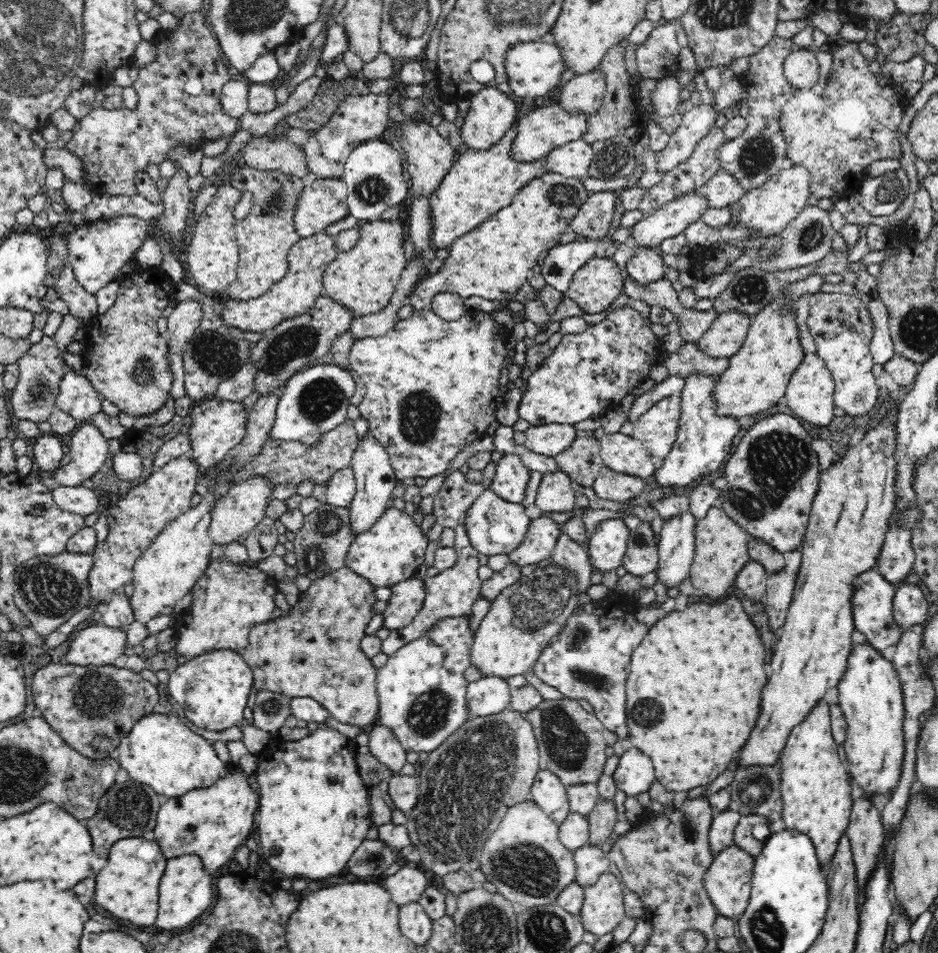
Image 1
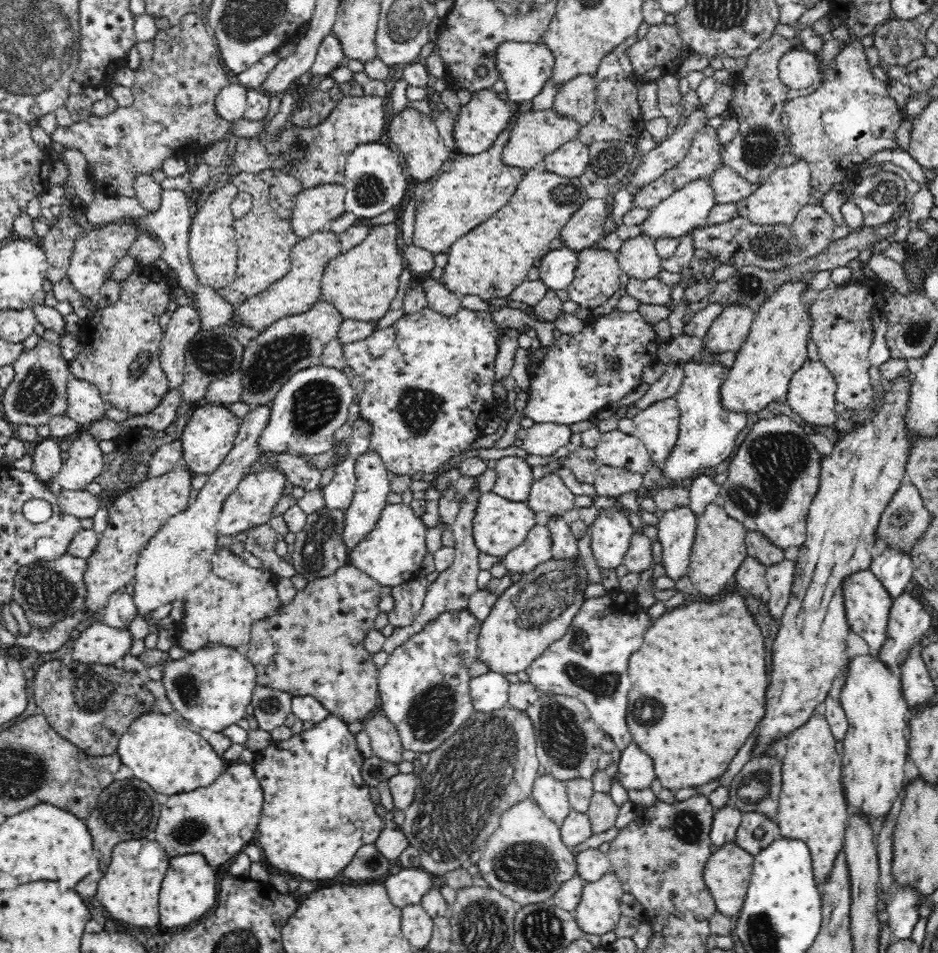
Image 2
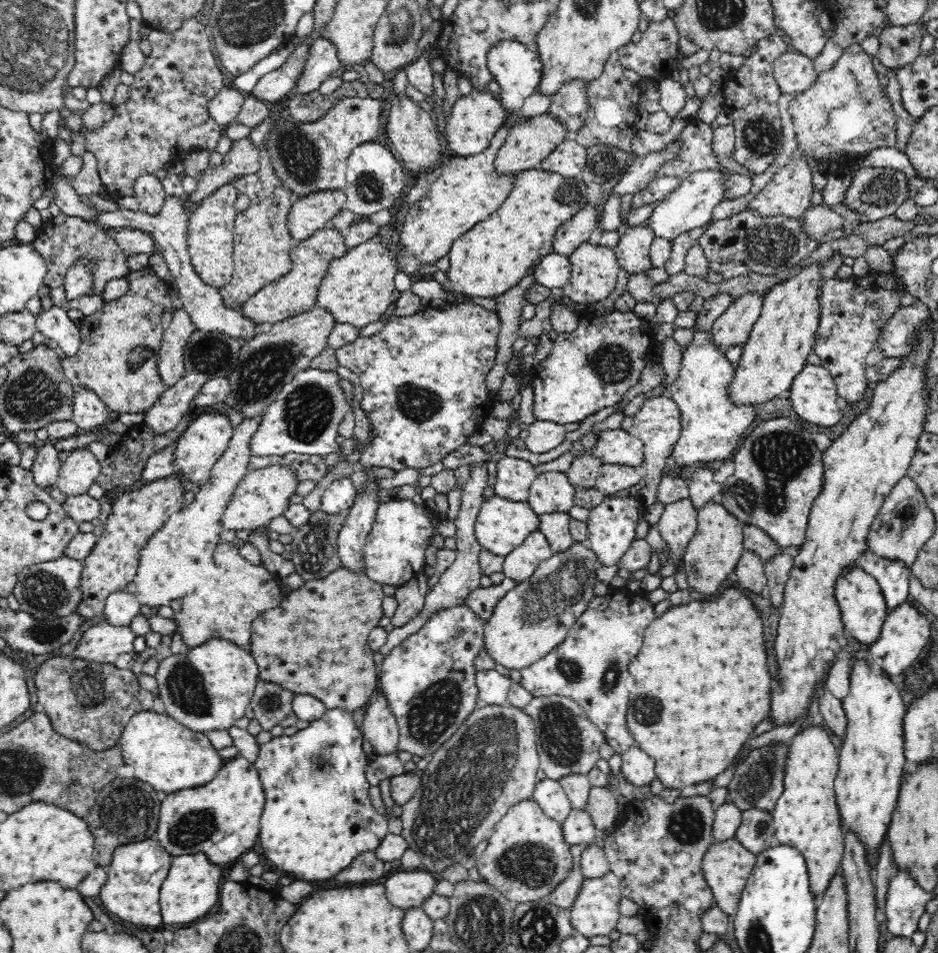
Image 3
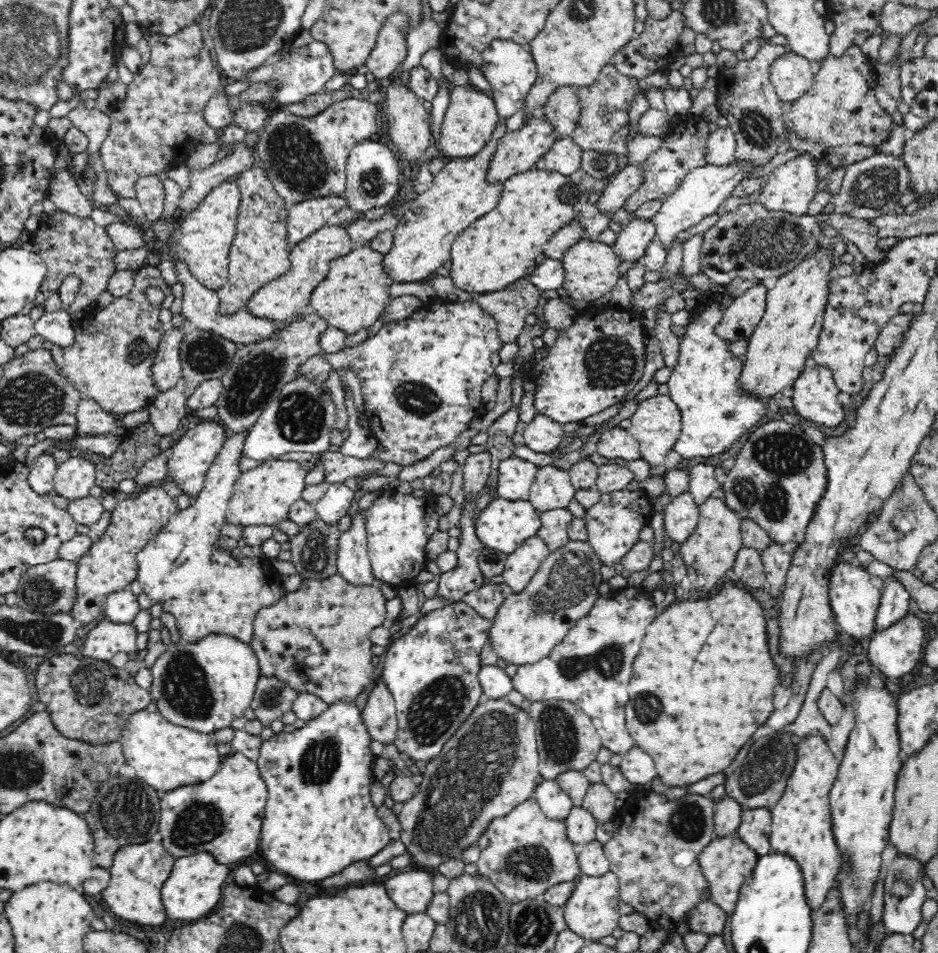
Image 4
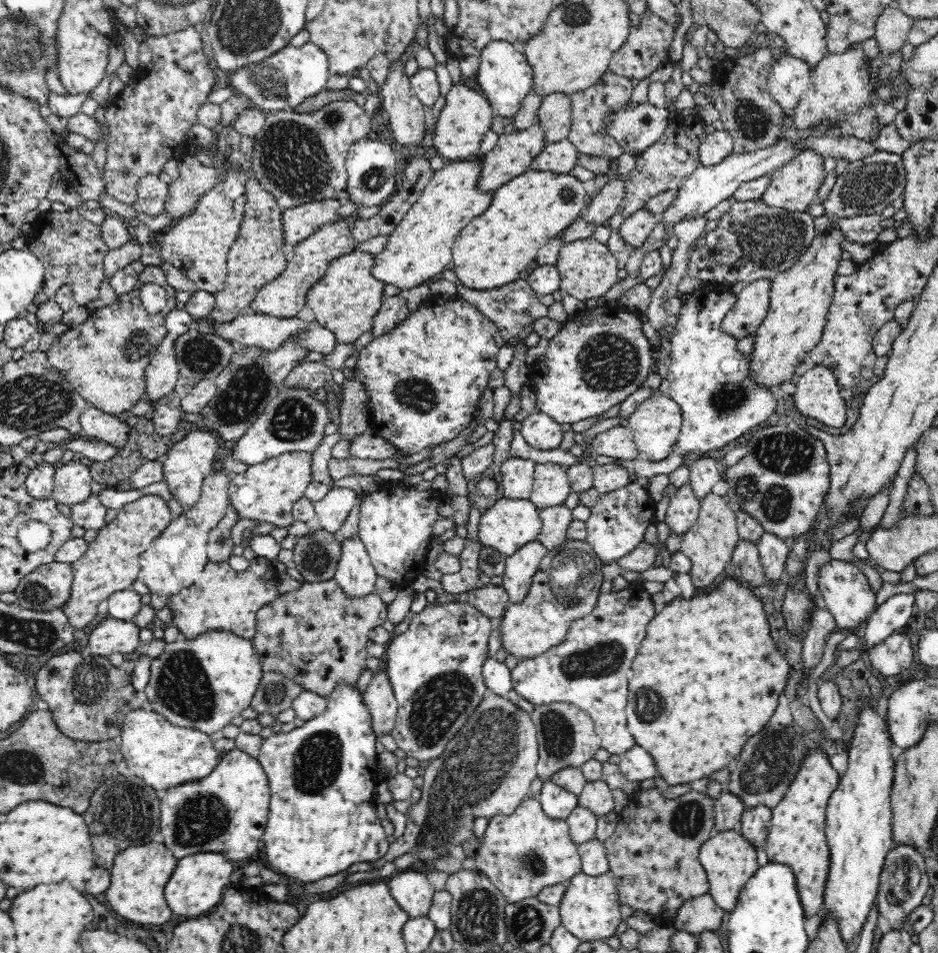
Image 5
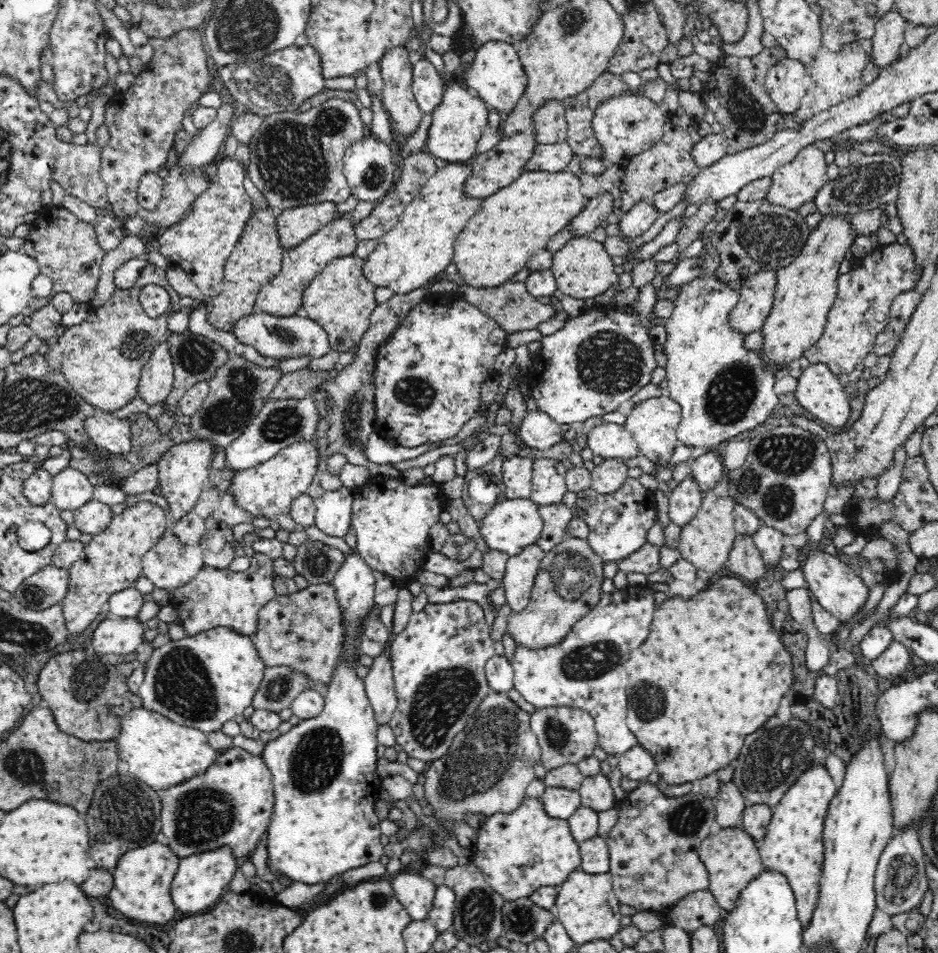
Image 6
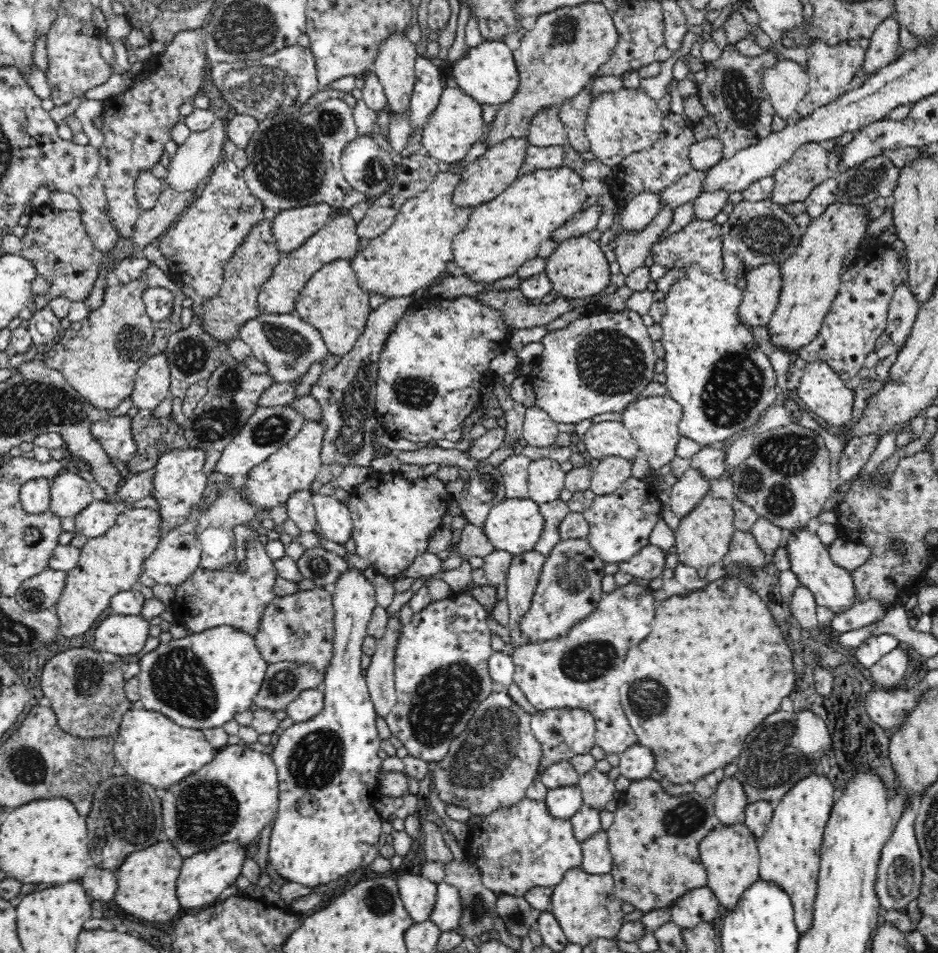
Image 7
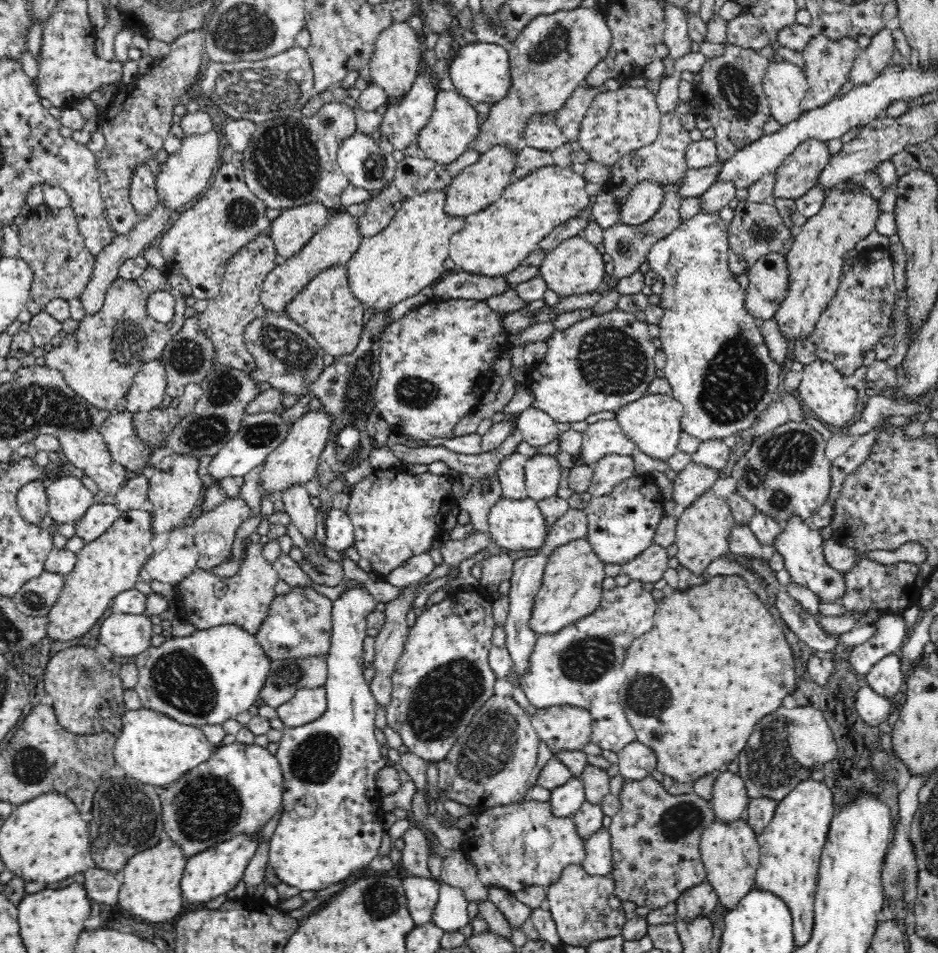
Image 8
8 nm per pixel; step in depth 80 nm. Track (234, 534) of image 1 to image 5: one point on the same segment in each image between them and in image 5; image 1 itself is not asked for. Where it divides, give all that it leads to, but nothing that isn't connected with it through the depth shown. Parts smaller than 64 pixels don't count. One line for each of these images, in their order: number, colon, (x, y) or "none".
2: (251, 505)
3: (263, 494)
4: (263, 495)
5: (266, 492)

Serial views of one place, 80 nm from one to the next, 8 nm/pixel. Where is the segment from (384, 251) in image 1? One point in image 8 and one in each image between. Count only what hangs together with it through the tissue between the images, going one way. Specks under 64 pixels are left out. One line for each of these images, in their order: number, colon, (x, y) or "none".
2: (361, 283)
3: (358, 288)
4: (354, 293)
5: (344, 301)
6: (340, 299)
7: (331, 301)
8: (325, 308)

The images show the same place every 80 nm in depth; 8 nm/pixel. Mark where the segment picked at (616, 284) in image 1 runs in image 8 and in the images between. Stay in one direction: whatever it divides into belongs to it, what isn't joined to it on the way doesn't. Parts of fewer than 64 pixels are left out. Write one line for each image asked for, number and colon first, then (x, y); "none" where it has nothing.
2: (597, 276)
3: (593, 268)
4: (590, 267)
5: (587, 269)
6: (582, 268)
7: (577, 268)
8: (574, 267)

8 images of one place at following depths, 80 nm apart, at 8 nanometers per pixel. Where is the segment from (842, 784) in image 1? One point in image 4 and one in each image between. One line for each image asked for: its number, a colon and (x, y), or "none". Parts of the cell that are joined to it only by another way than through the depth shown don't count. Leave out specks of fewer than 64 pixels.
2: (812, 808)
3: (806, 817)
4: (801, 826)

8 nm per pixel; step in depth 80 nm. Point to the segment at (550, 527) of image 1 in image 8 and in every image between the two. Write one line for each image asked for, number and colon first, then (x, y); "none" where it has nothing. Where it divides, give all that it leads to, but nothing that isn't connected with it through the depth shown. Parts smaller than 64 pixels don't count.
2: (536, 550)
3: (519, 565)
4: (520, 567)
5: (520, 569)
6: (521, 571)
7: (523, 576)
8: (527, 580)

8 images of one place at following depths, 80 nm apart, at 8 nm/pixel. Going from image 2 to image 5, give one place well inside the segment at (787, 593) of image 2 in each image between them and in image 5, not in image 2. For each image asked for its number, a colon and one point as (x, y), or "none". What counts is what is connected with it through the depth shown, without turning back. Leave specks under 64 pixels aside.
3: (777, 569)
4: (776, 561)
5: (773, 551)

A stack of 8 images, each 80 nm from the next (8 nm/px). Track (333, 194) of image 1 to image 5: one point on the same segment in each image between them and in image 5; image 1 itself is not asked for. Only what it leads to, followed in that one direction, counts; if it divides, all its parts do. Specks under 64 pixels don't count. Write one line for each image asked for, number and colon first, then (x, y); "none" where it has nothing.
2: (313, 209)
3: (307, 215)
4: (304, 218)
5: (298, 223)

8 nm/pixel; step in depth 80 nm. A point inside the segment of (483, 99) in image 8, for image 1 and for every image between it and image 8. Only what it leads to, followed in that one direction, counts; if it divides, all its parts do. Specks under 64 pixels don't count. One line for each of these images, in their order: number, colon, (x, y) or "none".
1: (533, 68)
2: (524, 68)
3: (517, 69)
4: (509, 68)
5: (504, 76)
6: (496, 76)
7: (487, 73)

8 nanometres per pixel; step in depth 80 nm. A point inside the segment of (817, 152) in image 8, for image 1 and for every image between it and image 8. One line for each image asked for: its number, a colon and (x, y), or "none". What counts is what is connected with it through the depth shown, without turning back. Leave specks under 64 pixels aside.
1: (770, 208)
2: (788, 189)
3: (790, 191)
4: (790, 187)
5: (794, 186)
6: (798, 182)
7: (794, 181)

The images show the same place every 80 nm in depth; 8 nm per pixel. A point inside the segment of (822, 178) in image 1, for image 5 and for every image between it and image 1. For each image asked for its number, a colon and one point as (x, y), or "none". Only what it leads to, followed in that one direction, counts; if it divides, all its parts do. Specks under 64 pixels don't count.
2: (849, 116)
3: (844, 112)
4: (841, 107)
5: (841, 88)

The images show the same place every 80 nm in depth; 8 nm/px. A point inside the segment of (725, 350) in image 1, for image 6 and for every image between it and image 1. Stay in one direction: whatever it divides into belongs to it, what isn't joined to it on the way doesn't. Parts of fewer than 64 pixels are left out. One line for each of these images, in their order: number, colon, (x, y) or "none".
2: (729, 331)
3: (734, 327)
4: (739, 321)
5: (752, 303)
6: (757, 291)

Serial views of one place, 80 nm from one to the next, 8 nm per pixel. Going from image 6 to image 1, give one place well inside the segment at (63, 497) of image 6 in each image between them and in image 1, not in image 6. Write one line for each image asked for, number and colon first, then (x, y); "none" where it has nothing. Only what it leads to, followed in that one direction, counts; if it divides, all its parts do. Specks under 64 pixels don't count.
1: (88, 449)
2: (84, 465)
3: (78, 472)
4: (73, 479)
5: (72, 482)

